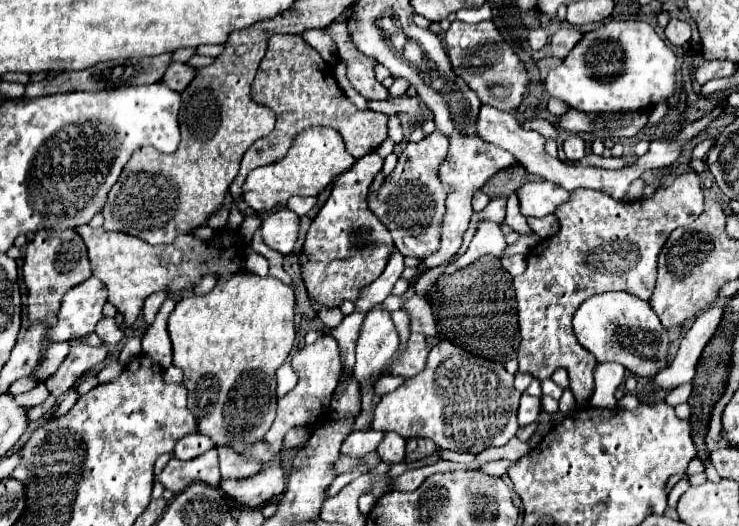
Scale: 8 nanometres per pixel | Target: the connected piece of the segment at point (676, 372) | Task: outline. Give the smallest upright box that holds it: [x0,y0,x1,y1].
[654,306,722,392]

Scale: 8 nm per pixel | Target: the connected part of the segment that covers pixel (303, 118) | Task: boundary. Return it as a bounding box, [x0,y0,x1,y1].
[230,34,386,198]

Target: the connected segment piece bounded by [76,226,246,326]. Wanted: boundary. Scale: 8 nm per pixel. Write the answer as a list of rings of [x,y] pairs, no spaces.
[[[78,226],[76,232],[88,248],[88,258],[92,264],[92,274],[102,280],[108,288],[108,300],[124,314],[126,326],[132,326],[142,310],[146,296],[156,290],[168,288],[170,292],[192,290],[206,272],[218,274],[220,280],[244,270],[242,260],[246,244],[238,232],[220,230],[212,240],[200,240],[192,234],[178,236],[172,244],[150,246],[148,242],[134,238],[124,232],[110,232],[104,228]]]

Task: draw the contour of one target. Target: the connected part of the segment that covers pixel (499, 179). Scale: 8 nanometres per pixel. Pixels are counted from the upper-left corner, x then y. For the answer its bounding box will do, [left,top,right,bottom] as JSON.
[482,164,532,198]

